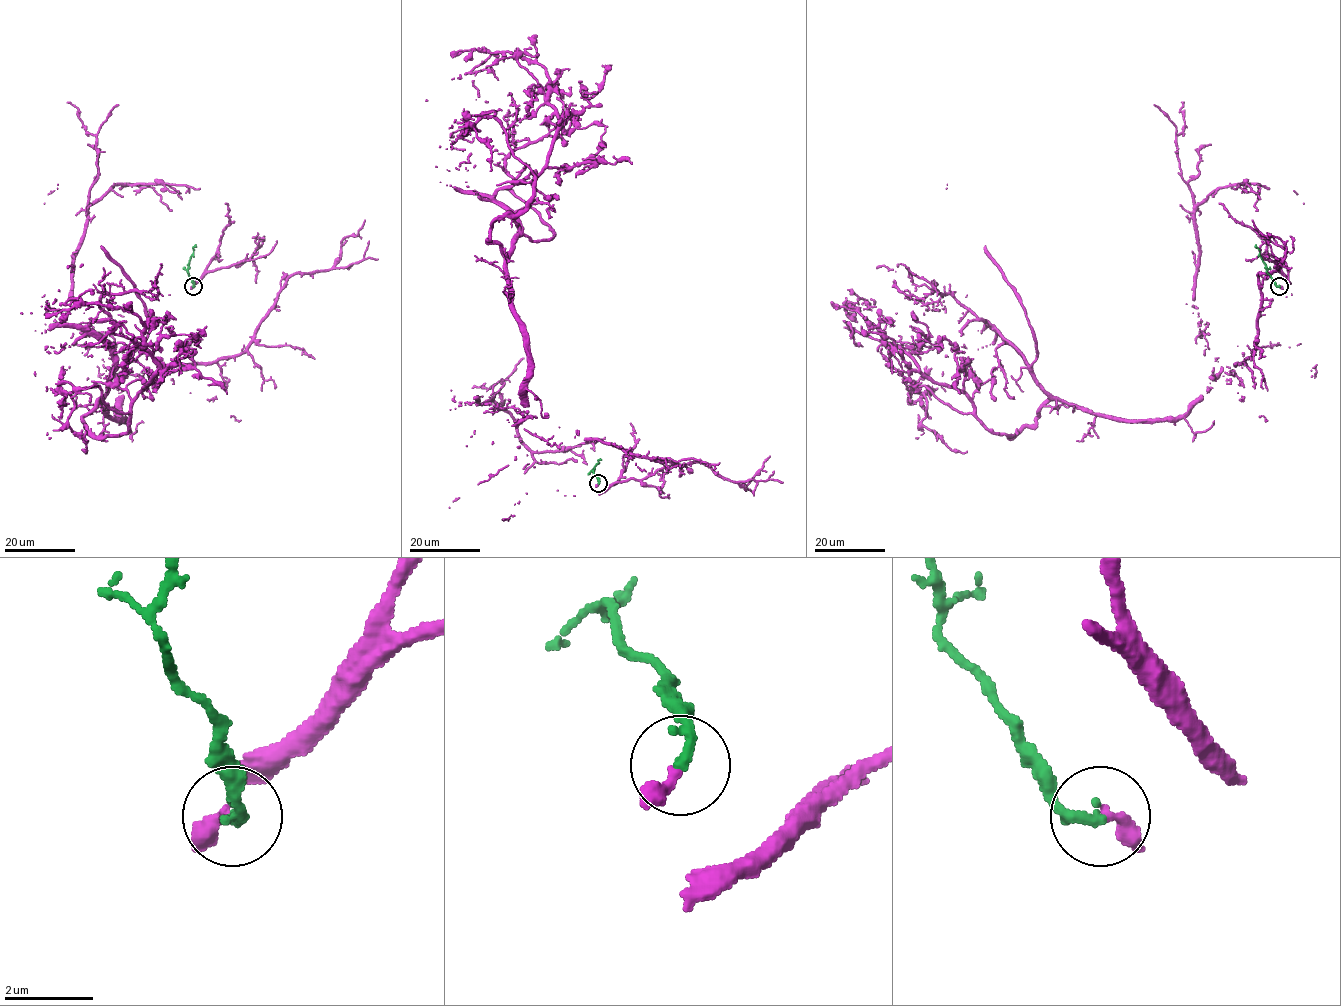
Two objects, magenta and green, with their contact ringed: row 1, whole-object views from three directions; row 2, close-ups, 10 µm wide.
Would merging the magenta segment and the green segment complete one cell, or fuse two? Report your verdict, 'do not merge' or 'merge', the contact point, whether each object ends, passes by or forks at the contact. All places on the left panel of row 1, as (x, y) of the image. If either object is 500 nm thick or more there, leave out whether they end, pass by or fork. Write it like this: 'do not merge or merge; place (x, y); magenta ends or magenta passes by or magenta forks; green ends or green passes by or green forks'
merge; place (193, 286); magenta ends; green ends

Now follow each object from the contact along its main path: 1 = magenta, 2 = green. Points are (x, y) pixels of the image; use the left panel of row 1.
1: (193, 286), (285, 274), (240, 353), (117, 373), (114, 436), (141, 319), (20, 313)
2: (193, 286), (187, 272), (195, 244)

